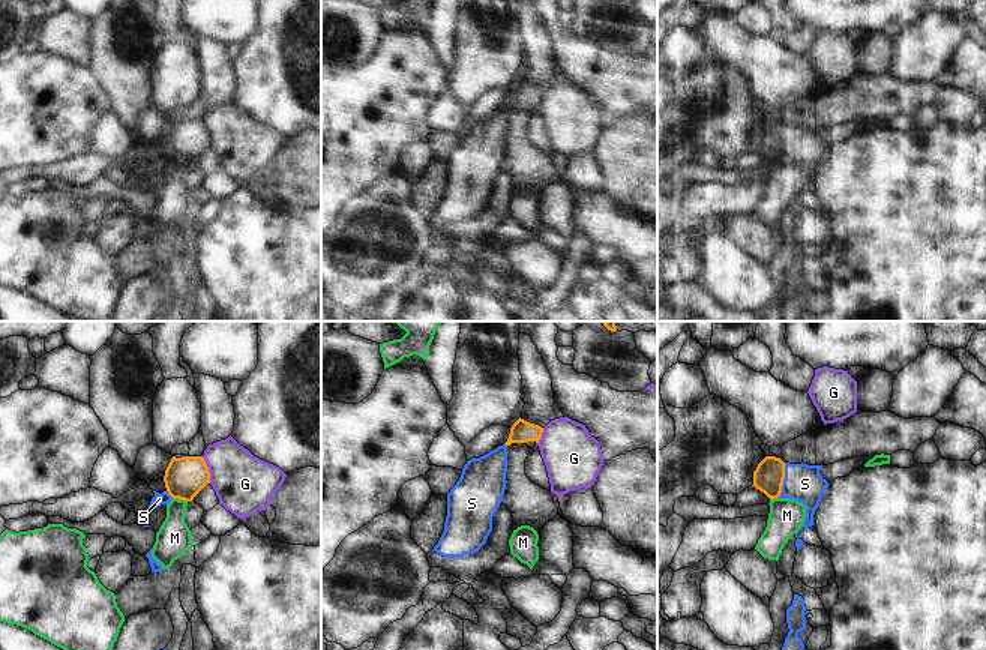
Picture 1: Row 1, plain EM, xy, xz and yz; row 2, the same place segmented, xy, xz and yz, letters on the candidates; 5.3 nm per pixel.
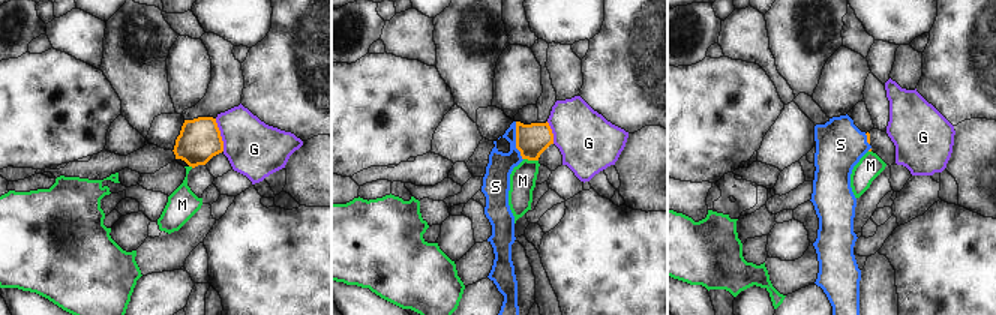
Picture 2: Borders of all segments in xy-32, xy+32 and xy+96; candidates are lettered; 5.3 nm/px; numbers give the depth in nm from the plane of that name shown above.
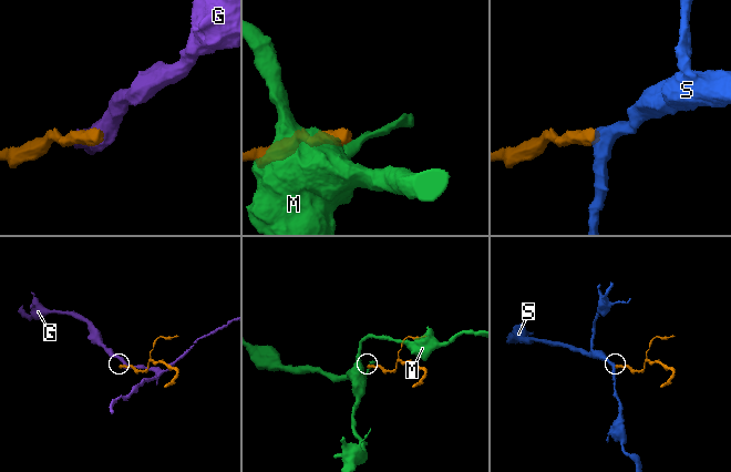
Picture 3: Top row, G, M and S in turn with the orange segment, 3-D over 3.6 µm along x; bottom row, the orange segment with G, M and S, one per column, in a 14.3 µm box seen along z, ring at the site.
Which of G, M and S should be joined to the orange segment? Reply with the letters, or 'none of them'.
S

